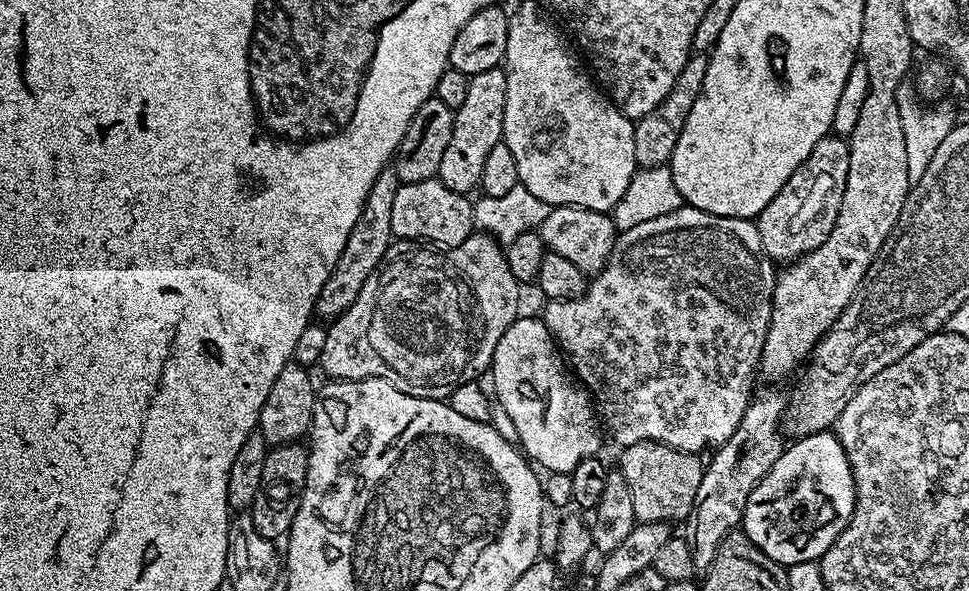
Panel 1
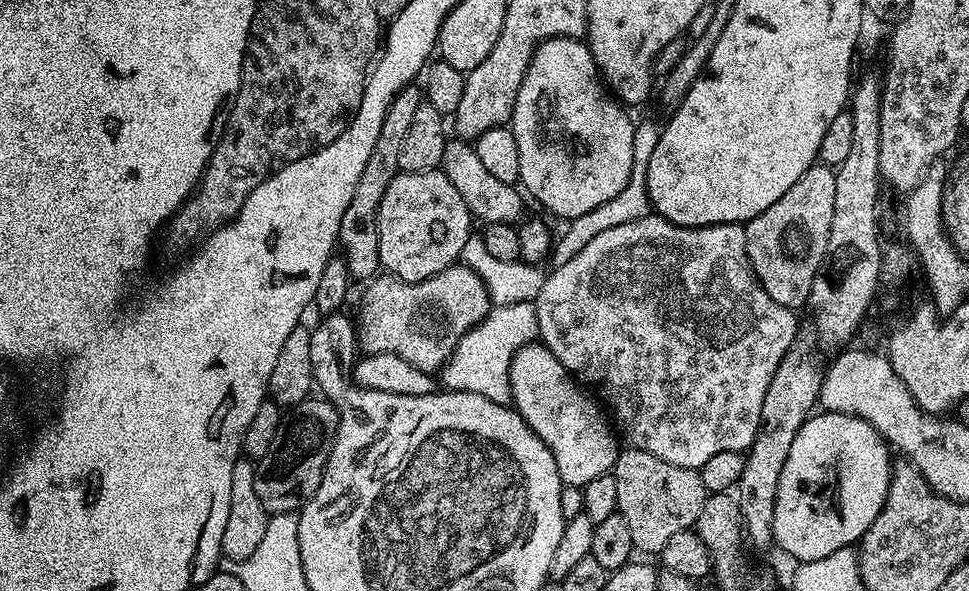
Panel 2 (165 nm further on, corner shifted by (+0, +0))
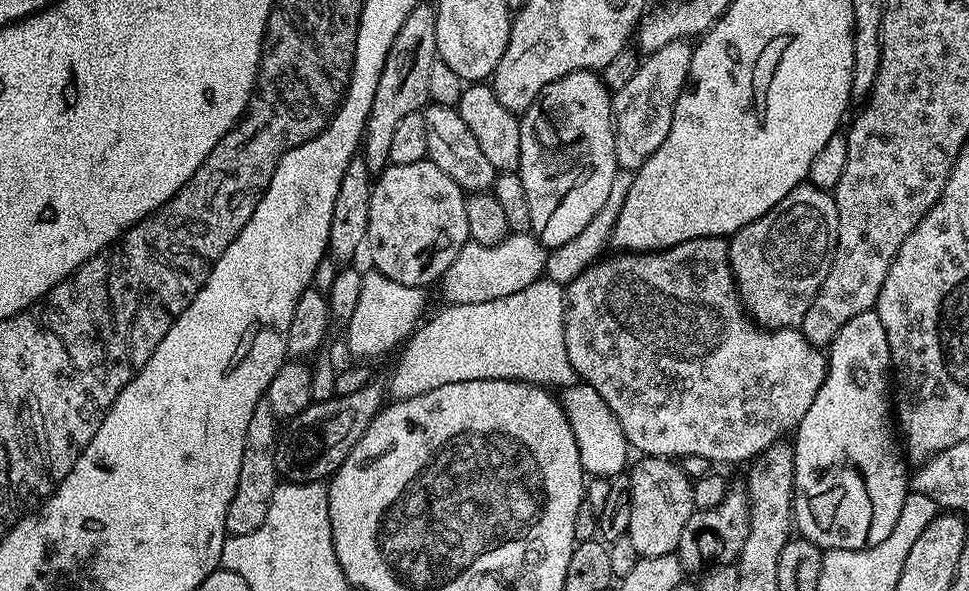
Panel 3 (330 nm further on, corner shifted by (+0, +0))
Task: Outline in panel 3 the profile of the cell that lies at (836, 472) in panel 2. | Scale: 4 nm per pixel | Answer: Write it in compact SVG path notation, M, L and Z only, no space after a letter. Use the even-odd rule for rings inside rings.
M873 310L850 318L850 322L846 322L832 343L827 345L826 359L828 373L824 376L818 394L814 394L810 410L806 410L802 422L794 429L796 457L792 518L795 531L822 550L841 548L862 551L890 537L898 514L901 513L903 500L910 491L910 472L904 469L906 456L898 443L894 416L890 411L892 355L886 330L878 314Z

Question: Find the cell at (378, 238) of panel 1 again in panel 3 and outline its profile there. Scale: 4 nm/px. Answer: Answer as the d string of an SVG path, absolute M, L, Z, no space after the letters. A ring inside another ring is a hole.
M417 2L414 10L410 10L406 22L402 22L402 30L398 30L386 54L368 123L364 125L362 157L372 174L379 173L389 163L390 141L402 118L406 118L406 114L411 112L421 111L429 103L430 69L436 59L436 6L432 2Z

